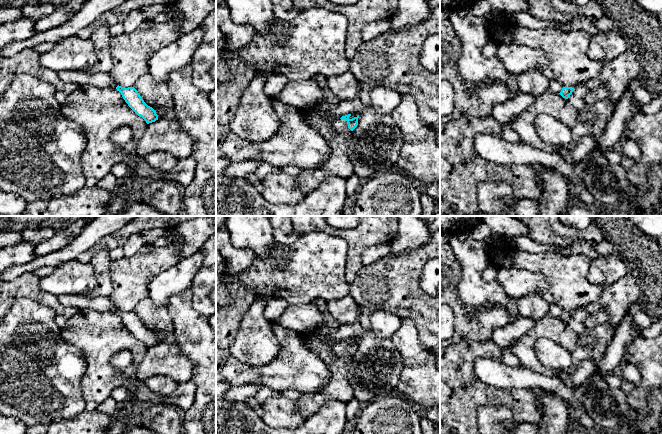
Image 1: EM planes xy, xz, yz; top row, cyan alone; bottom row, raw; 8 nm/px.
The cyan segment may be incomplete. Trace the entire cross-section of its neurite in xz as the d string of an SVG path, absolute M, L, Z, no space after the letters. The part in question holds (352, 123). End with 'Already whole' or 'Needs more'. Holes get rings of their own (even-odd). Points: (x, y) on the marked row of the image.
M348 114L348 115L342 116L341 118L333 119L332 121L333 130L337 133L340 133L347 128L353 131L358 125L359 115L352 119L349 118L350 116L351 114Z. Needs more

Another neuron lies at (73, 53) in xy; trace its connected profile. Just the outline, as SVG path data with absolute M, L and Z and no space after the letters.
M78 36L68 37L40 55L40 64L47 69L60 72L62 70L86 70L94 65L97 57L91 39Z

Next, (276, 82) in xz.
M272 73L264 85L264 93L269 97L275 96L281 92L288 82L289 79L285 75Z

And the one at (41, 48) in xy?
M44 42L36 45L35 47L33 47L33 49L38 53L43 54L50 51L53 47L54 47L53 43Z

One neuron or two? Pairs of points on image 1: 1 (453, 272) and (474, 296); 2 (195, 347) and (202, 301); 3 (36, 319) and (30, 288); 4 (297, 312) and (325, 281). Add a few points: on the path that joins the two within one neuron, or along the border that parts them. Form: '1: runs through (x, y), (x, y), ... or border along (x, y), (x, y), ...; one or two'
1: border along (455, 256), (461, 271), (457, 294), (463, 302); two
2: border along (191, 291), (192, 306), (205, 316); two
3: border along (10, 307), (20, 298), (31, 298), (53, 311); two
4: border along (315, 299), (306, 303), (289, 304); two

